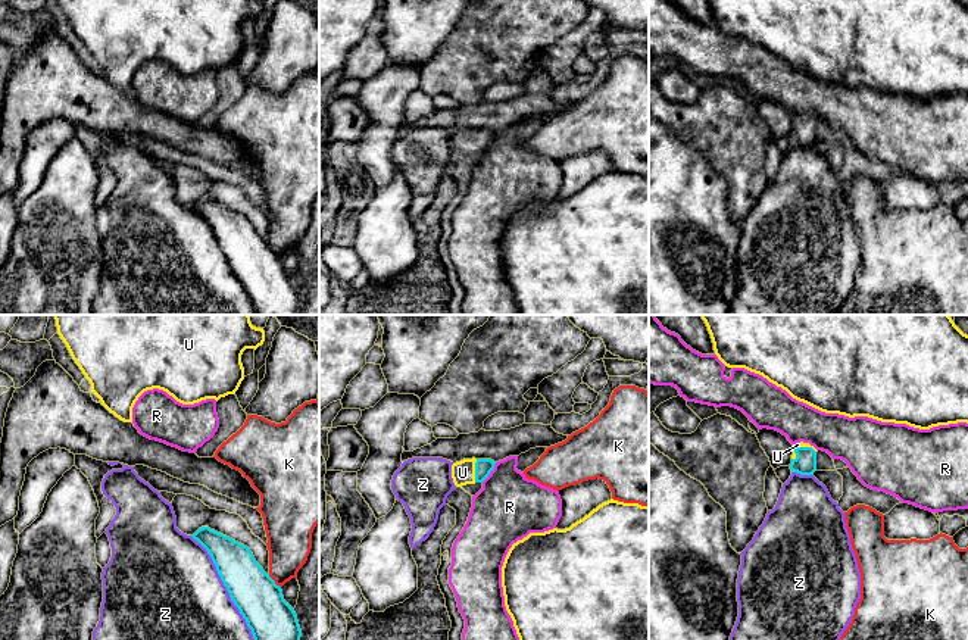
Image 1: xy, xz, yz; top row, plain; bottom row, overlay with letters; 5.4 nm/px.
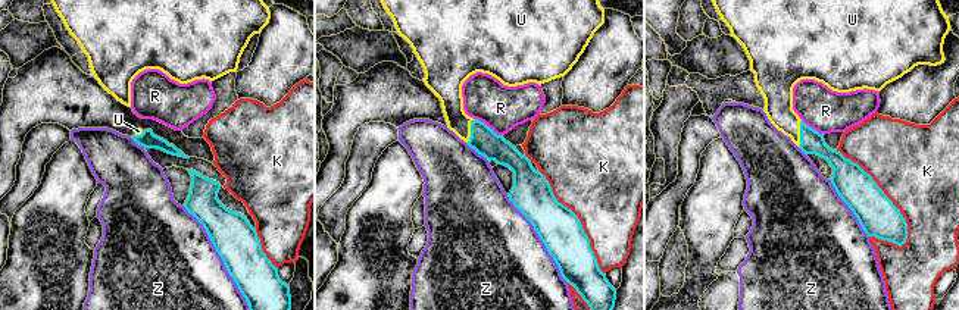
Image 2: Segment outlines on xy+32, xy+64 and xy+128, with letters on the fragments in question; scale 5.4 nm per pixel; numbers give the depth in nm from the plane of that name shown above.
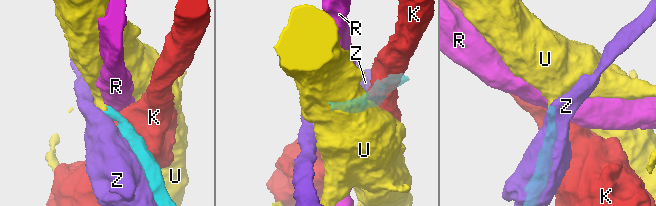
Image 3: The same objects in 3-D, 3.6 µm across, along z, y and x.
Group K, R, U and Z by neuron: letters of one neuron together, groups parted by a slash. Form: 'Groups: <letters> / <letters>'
Groups: K / R / U / Z

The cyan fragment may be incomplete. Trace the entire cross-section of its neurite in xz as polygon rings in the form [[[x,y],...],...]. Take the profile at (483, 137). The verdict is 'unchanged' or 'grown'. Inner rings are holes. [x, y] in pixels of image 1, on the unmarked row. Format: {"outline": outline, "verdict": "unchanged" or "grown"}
{"outline": [[[463,129],[452,135],[452,149],[456,157],[483,153],[494,140],[491,129]]], "verdict": "grown"}

